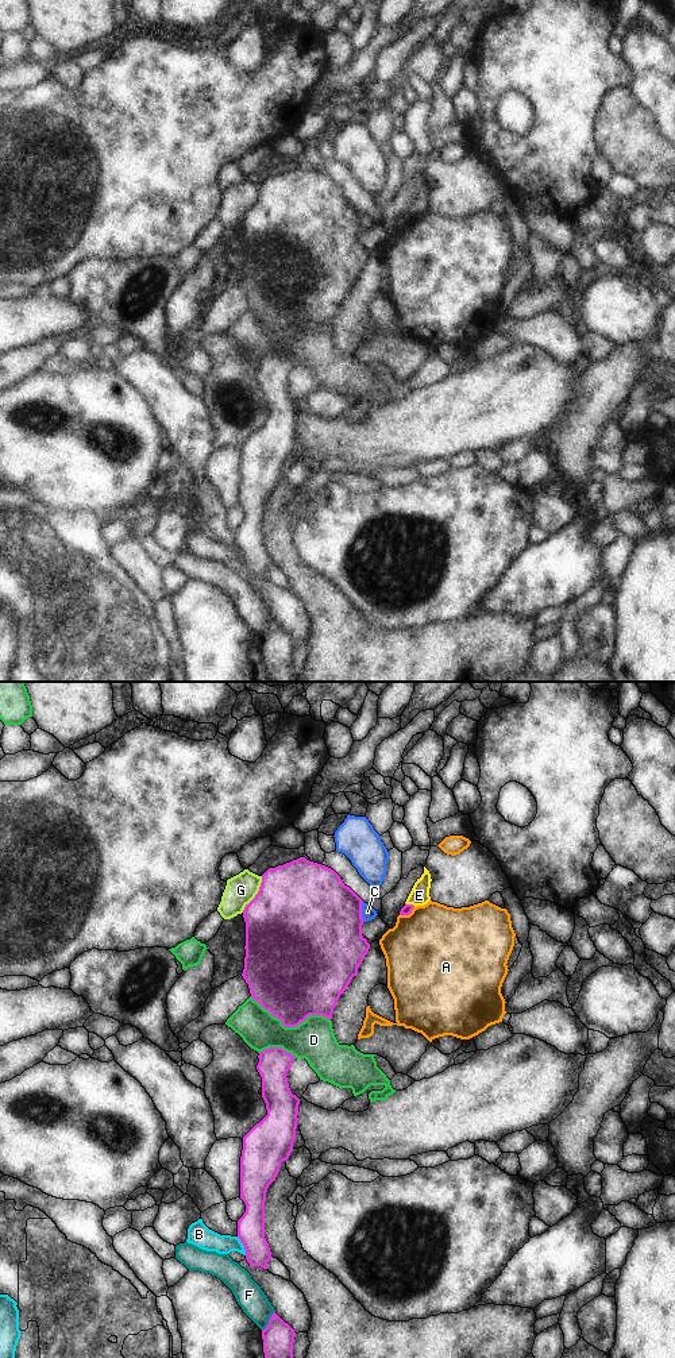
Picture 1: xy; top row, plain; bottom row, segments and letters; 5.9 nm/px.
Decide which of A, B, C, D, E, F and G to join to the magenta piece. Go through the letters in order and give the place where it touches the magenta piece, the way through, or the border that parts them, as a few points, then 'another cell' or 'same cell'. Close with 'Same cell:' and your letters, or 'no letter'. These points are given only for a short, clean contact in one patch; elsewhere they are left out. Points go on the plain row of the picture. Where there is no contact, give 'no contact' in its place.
A: xy (408, 223) | another cell
B: xy (243, 554) | along xy (236, 546), (246, 563) | another cell
C: xy (361, 220) | another cell
D: xy (289, 335) | another cell
E: xy (411, 213) | across xy (407, 218), (411, 213), (419, 204) | same cell
F: xy (269, 629) | another cell
G: xy (257, 203) | another cell
Same cell: E

